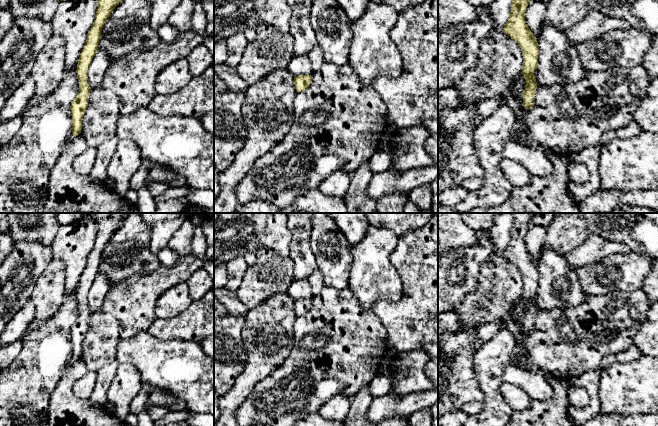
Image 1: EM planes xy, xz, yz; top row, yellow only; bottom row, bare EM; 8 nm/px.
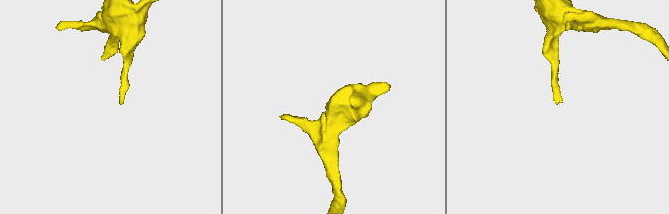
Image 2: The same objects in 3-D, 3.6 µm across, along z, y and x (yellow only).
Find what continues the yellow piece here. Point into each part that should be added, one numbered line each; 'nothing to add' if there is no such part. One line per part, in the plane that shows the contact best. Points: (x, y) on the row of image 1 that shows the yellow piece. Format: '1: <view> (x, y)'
nothing to add

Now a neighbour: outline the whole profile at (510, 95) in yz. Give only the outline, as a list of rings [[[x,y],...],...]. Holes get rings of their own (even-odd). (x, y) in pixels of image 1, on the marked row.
[[[518,77],[504,90],[502,99],[504,99],[510,108],[515,112],[515,119],[512,125],[512,136],[518,135],[520,138],[527,136],[528,132],[522,118],[523,102],[516,91],[516,81]]]

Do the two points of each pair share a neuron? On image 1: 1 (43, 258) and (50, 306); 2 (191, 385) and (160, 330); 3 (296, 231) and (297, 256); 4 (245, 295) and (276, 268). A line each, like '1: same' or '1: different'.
1: different
2: different
3: same
4: same

